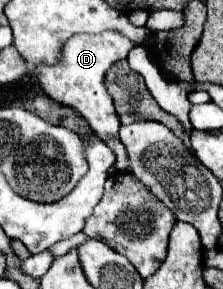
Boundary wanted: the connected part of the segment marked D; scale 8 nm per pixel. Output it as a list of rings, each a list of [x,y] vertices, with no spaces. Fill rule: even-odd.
[[[102,31],[98,35],[74,35],[64,43],[62,57],[56,65],[36,63],[30,69],[30,77],[34,77],[38,81],[44,95],[48,95],[52,101],[72,107],[76,113],[80,113],[86,119],[86,123],[90,125],[90,129],[116,153],[118,171],[128,169],[128,155],[118,137],[120,121],[114,111],[112,97],[104,89],[104,77],[114,63],[126,59],[126,55],[132,47],[134,47],[134,43],[118,31]]]

